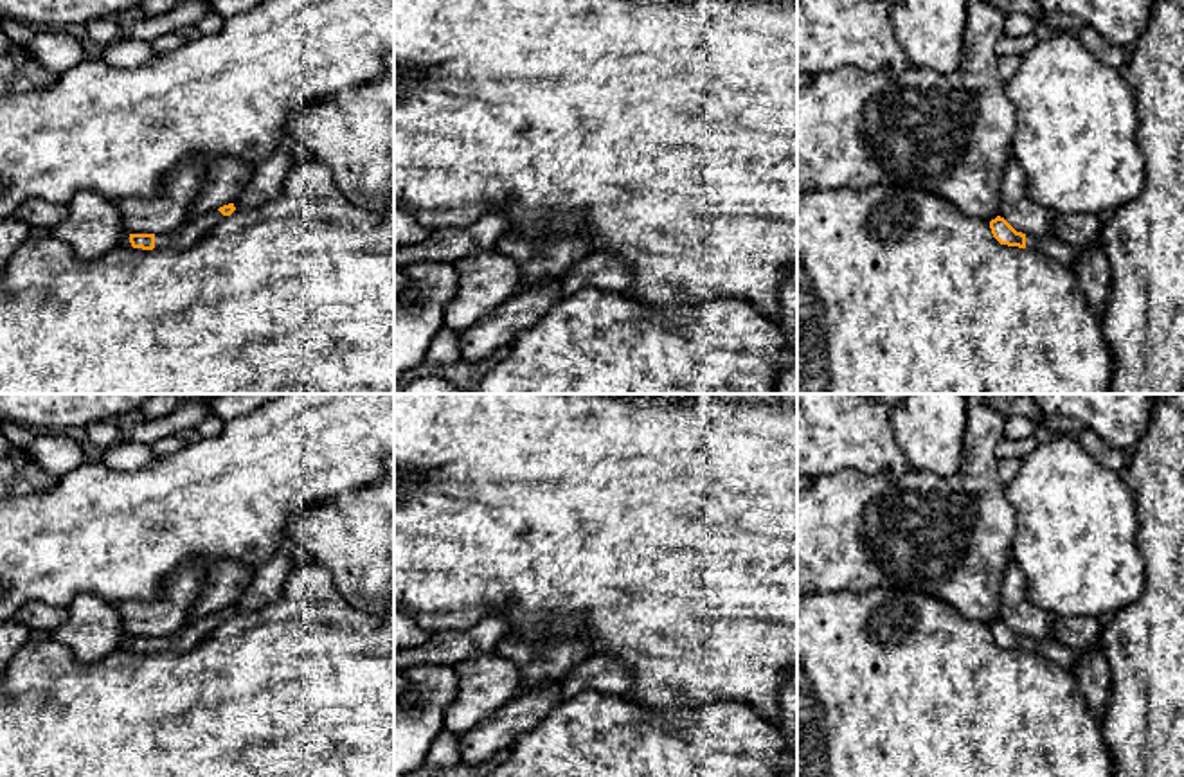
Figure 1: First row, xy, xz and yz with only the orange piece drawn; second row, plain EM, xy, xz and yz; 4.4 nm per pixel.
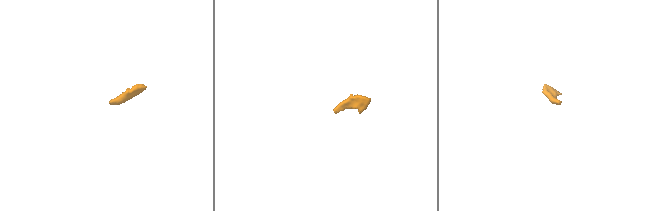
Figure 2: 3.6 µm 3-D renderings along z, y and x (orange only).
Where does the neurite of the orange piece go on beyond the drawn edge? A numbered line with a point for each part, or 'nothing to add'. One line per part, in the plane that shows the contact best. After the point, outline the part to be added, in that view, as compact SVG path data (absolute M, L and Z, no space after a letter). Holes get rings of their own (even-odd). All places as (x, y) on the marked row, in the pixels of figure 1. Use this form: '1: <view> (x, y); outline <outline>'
1: yz (1049, 245); outline M1026 234L1026 248L1038 250L1038 252L1045 254L1047 257L1065 264L1071 270L1078 257L1076 248L1072 248L1069 243L1065 243L1054 236L1040 237L1040 236L1033 236L1033 234Z

